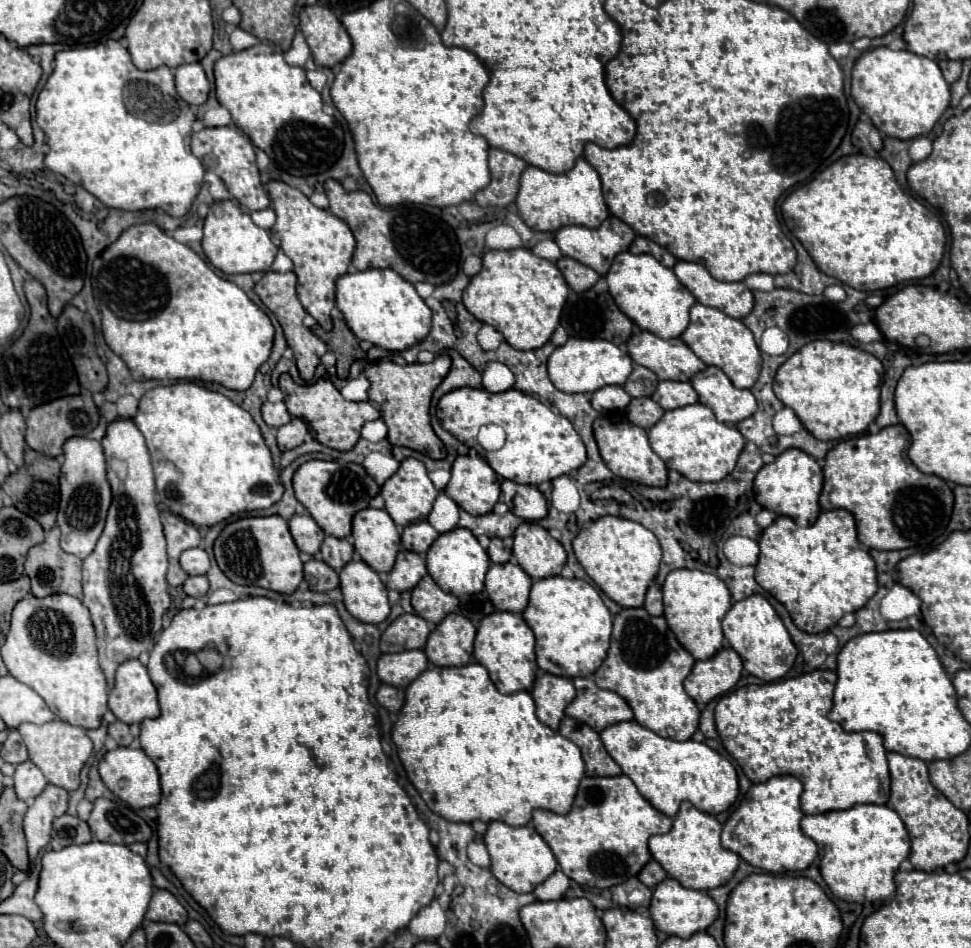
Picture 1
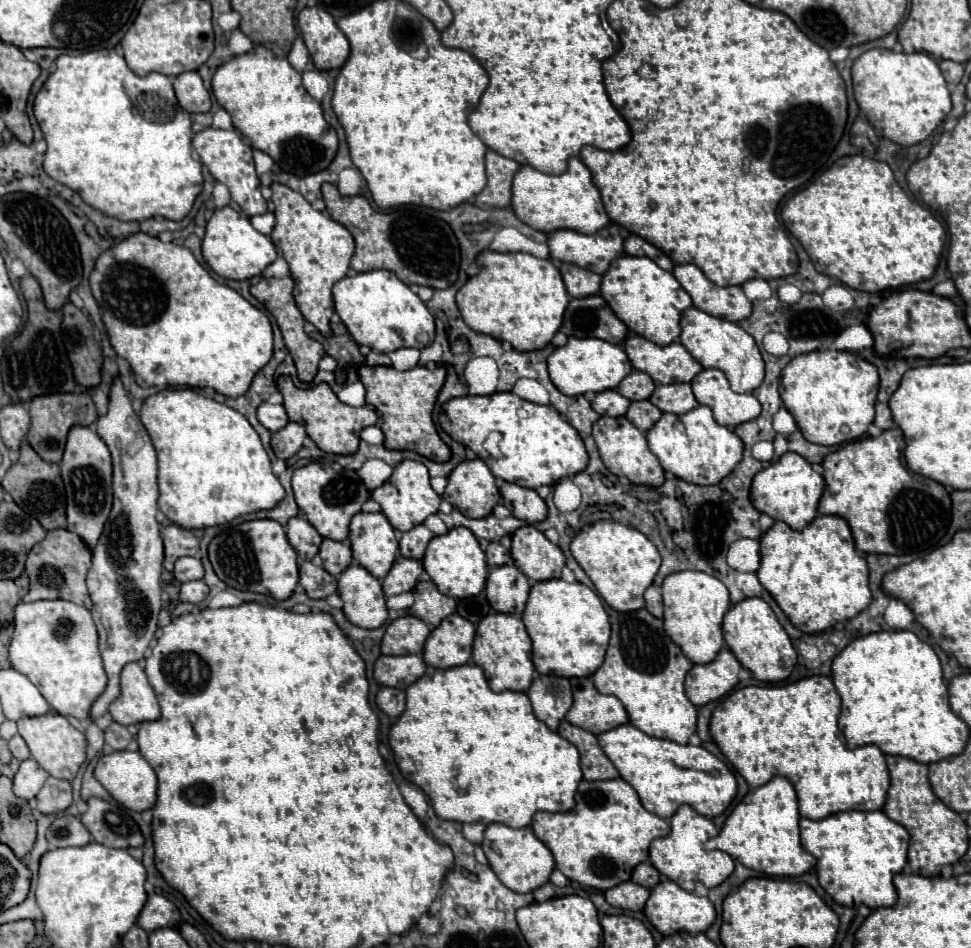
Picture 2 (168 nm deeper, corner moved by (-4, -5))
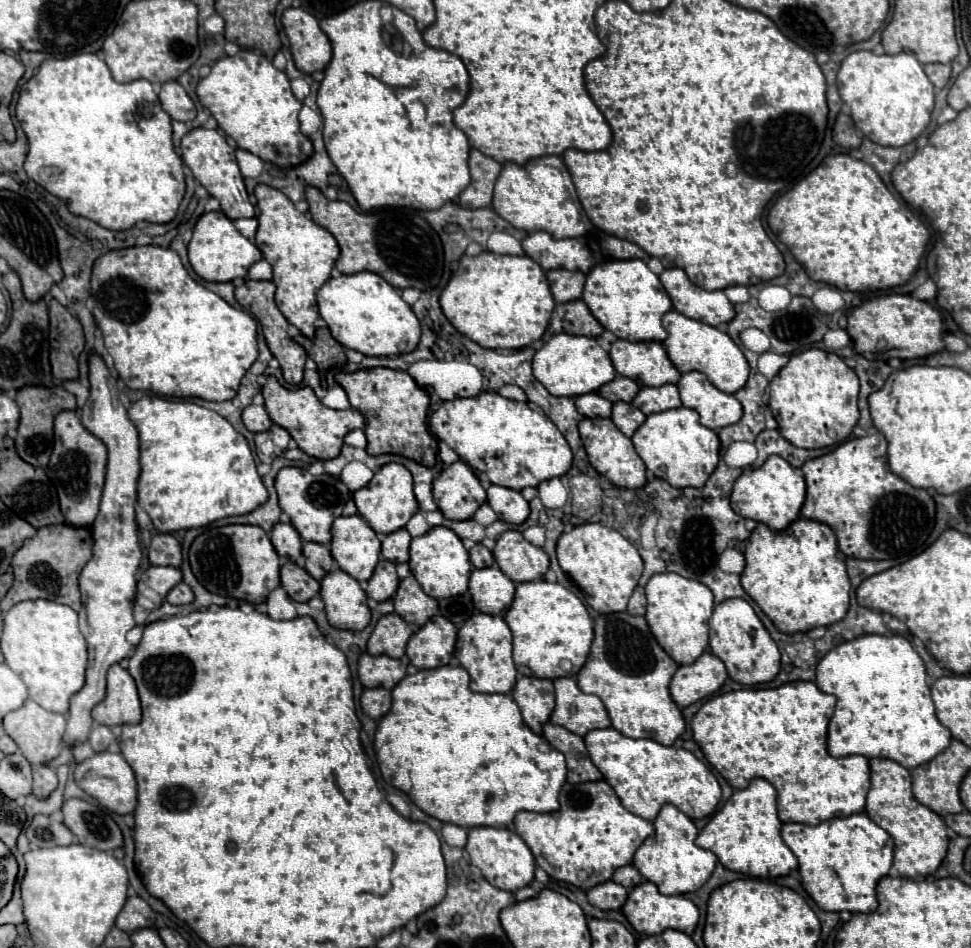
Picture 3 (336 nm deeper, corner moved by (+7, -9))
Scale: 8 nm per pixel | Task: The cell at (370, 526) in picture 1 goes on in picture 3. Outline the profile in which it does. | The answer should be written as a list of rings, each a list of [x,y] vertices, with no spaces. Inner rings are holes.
[[[359,514],[355,516],[341,516],[333,522],[333,540],[331,540],[331,554],[335,558],[335,562],[339,564],[341,570],[345,570],[347,574],[351,574],[355,580],[369,580],[377,562],[379,562],[379,554],[381,554],[381,542],[375,534],[375,530],[367,524],[367,520]]]

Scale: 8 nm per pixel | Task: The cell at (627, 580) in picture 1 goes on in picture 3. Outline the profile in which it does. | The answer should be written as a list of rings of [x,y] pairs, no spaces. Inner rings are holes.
[[[579,524],[571,532],[561,534],[557,542],[557,560],[563,572],[585,592],[587,604],[599,614],[623,612],[643,572],[643,560],[637,548],[617,530],[603,524]]]

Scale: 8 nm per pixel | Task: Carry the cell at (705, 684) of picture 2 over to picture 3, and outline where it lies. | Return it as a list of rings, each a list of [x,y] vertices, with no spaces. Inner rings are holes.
[[[711,652],[701,654],[693,664],[679,666],[669,684],[671,698],[677,706],[689,706],[715,694],[727,680],[725,664]]]

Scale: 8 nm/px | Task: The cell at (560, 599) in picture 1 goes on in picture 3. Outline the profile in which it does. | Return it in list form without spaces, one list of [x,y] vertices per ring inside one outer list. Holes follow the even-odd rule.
[[[547,580],[523,582],[515,590],[515,600],[505,614],[505,622],[513,632],[513,660],[519,674],[549,678],[575,676],[587,662],[593,642],[593,620],[585,604],[565,586]],[[561,660],[573,664],[571,672],[561,670]]]

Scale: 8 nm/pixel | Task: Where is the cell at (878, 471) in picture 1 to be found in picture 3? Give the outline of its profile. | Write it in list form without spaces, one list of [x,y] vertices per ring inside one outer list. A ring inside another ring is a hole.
[[[881,432],[851,438],[825,456],[803,464],[807,498],[801,516],[833,528],[847,558],[909,560],[925,550],[935,526],[935,500],[923,488],[907,484],[887,466],[887,440]]]

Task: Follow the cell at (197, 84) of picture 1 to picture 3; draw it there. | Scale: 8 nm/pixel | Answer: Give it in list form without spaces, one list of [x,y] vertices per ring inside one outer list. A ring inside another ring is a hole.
[[[177,80],[165,82],[165,84],[161,86],[159,100],[161,100],[161,104],[163,104],[163,110],[165,110],[173,120],[187,122],[187,120],[193,120],[193,118],[197,116],[197,110],[195,110],[193,100],[189,98],[189,94],[185,92],[185,88],[183,88]]]

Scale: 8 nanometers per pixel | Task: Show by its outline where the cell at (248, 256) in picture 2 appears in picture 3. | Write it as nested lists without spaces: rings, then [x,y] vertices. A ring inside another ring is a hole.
[[[207,212],[197,220],[189,242],[189,264],[199,278],[207,282],[231,282],[235,278],[245,278],[249,268],[261,258],[259,248],[247,240],[223,212]]]

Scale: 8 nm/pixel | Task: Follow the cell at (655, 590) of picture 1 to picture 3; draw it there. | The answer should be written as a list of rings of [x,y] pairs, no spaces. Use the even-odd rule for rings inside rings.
[[[637,586],[637,590],[635,590],[633,598],[629,600],[627,612],[629,612],[629,614],[635,614],[635,616],[645,616],[645,600],[643,600],[643,596],[639,594],[639,590],[643,590],[643,588],[641,588],[641,586]]]

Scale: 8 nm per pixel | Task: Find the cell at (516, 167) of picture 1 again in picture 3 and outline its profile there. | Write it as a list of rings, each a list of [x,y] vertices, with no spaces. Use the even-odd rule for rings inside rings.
[[[471,150],[469,154],[469,170],[471,184],[459,194],[459,204],[463,208],[485,208],[493,202],[493,188],[497,176],[501,172],[501,164],[479,150]]]

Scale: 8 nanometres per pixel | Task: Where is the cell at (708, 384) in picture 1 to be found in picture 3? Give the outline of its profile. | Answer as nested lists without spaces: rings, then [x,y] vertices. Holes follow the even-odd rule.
[[[685,372],[677,382],[681,402],[685,408],[693,408],[701,416],[701,424],[713,430],[725,428],[741,420],[743,408],[733,394],[717,390],[705,374]]]

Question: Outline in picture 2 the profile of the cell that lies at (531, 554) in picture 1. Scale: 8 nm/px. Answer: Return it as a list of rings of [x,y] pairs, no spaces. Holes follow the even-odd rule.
[[[530,524],[518,528],[512,534],[510,554],[514,566],[534,582],[560,578],[560,572],[564,568],[562,550]]]

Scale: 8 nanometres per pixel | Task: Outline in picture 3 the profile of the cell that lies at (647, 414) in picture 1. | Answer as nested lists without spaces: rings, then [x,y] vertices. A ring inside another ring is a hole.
[[[617,402],[613,404],[613,414],[611,420],[615,422],[615,426],[625,434],[625,436],[633,436],[633,432],[645,422],[645,414],[635,408],[633,404],[625,404],[625,402]]]

